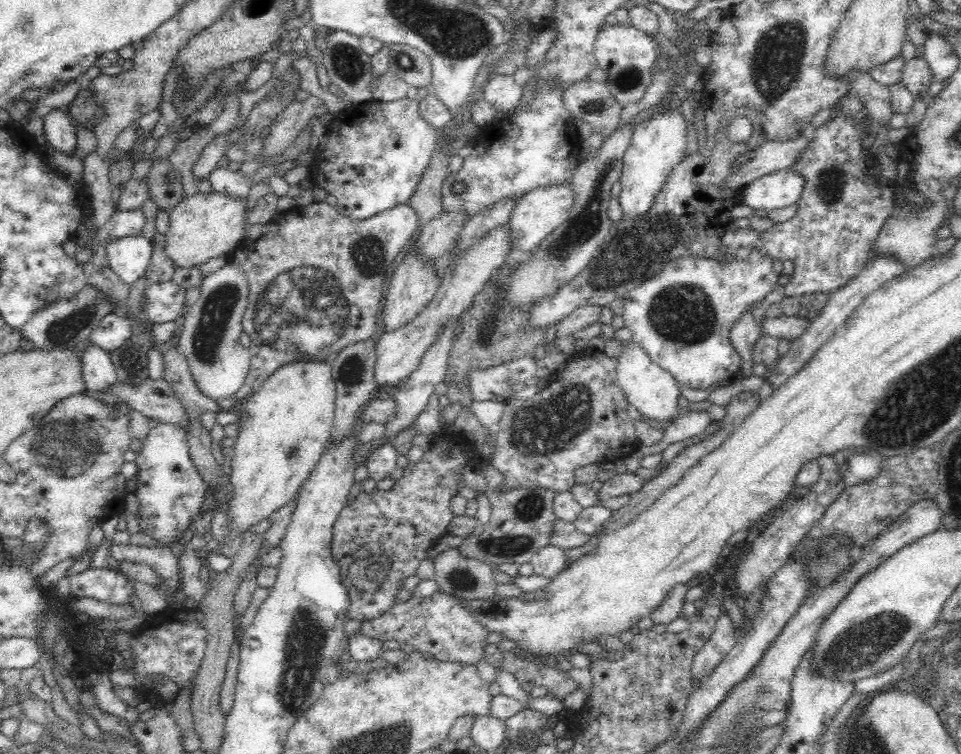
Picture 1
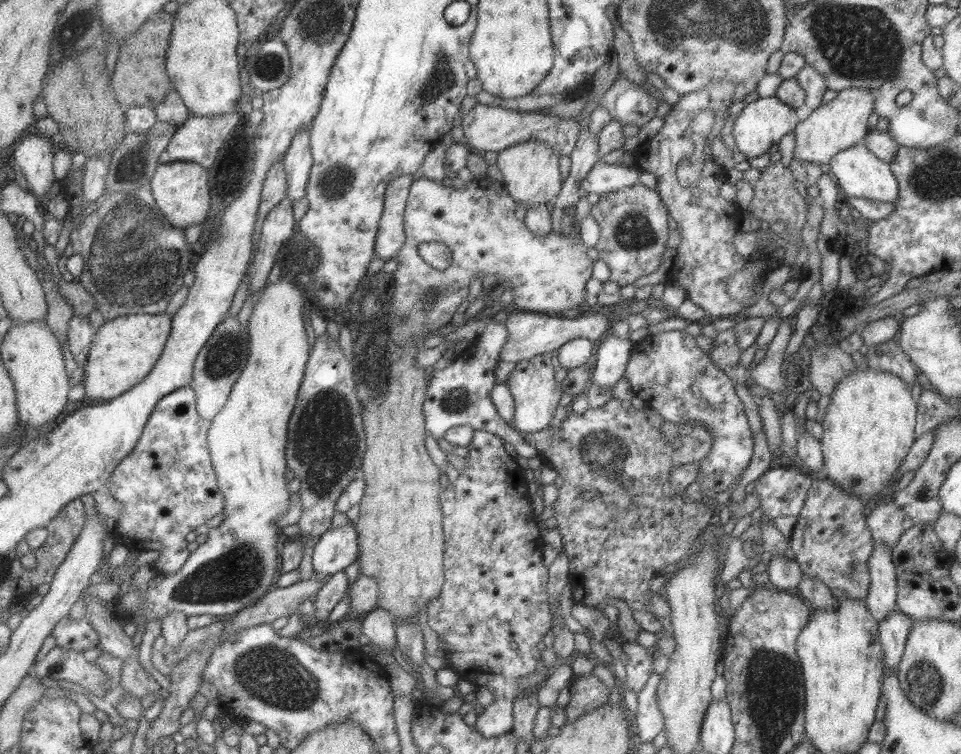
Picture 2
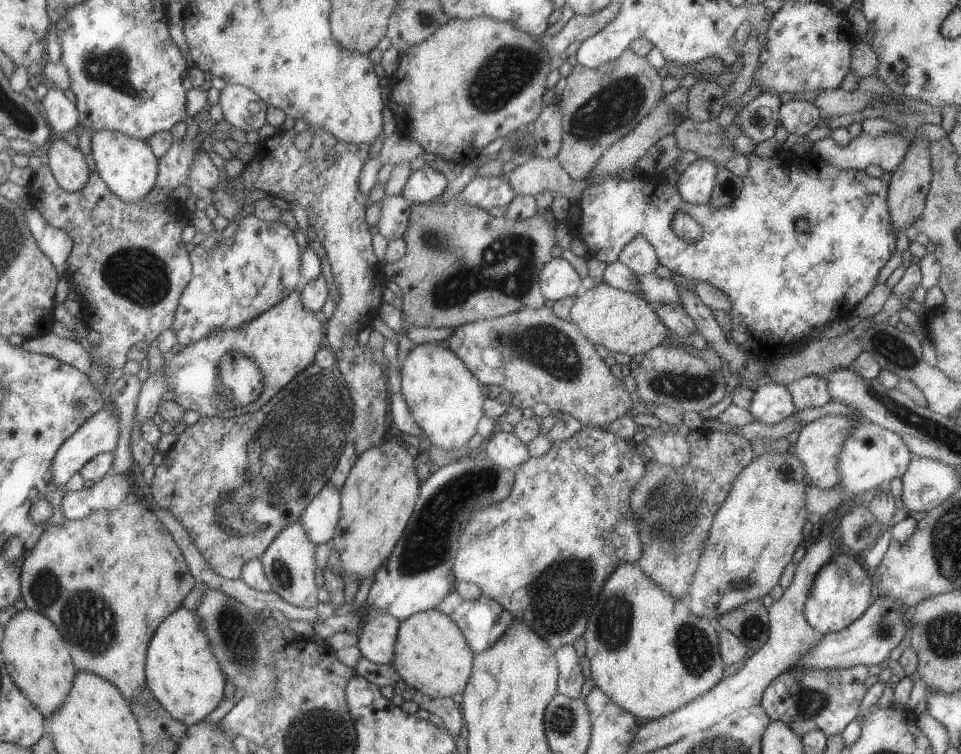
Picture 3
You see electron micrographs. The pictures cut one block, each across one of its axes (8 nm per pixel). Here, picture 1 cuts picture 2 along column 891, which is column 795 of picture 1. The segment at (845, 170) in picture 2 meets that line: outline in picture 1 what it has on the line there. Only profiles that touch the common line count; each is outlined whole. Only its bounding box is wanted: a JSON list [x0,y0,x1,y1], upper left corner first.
[743,168,803,210]

